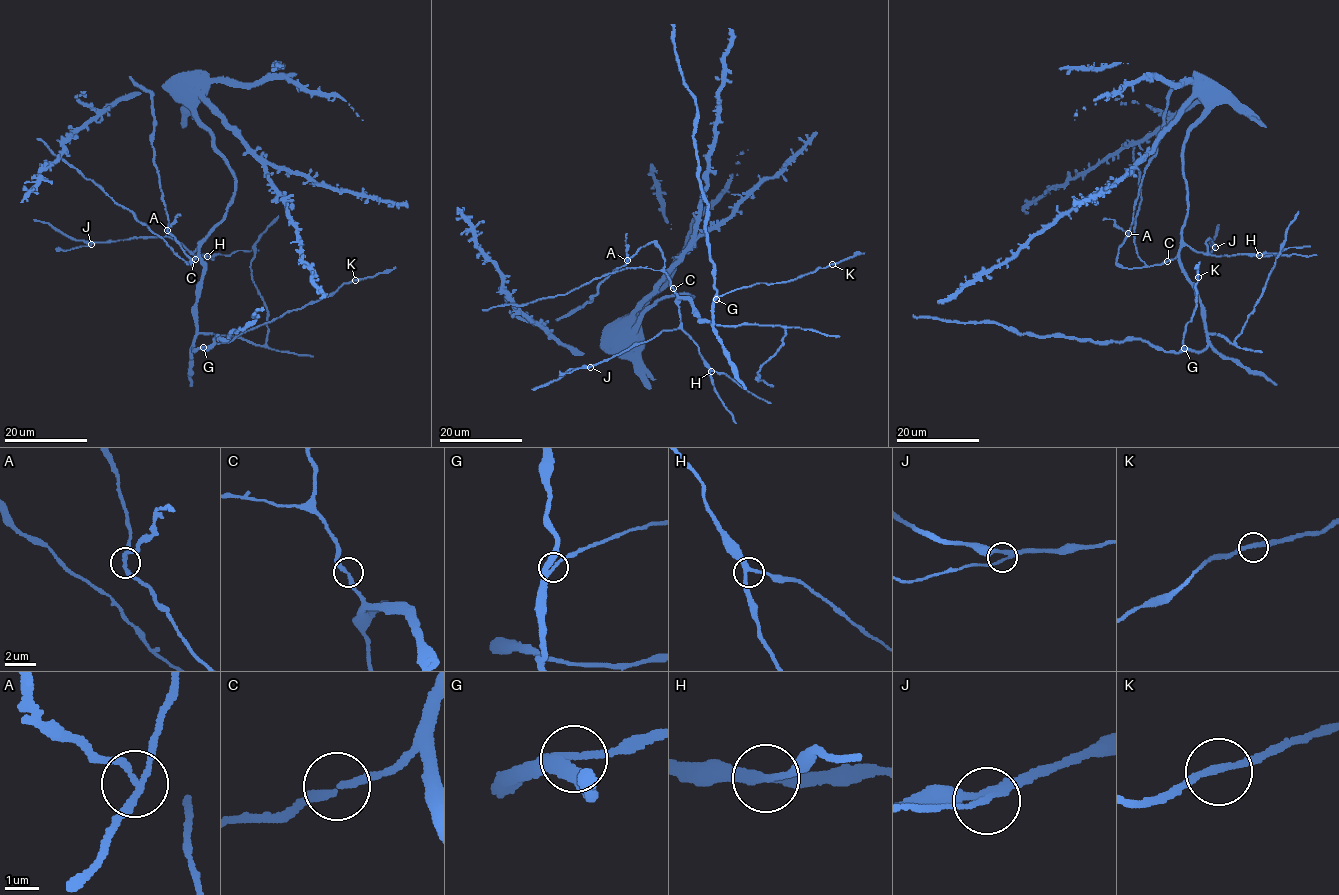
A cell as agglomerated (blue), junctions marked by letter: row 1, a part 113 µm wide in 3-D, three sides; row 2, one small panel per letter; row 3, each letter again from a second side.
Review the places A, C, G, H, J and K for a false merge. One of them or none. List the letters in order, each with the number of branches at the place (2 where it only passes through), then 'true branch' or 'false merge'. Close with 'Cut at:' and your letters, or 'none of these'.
A: branches 3; false merge
C: branches 2; true branch
G: branches 3; true branch
H: branches 3; true branch
J: branches 3; true branch
K: branches 2; true branch
Cut at: A

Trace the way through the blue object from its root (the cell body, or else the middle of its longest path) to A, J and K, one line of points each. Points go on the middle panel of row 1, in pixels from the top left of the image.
A: (616, 325), (633, 328), (664, 297), (695, 296), (678, 299), (663, 251), (654, 241), (627, 260)
J: (616, 325), (633, 328), (664, 297), (695, 296), (682, 297), (678, 304), (681, 324), (676, 329), (590, 367)
K: (616, 325), (633, 328), (656, 302), (687, 294), (695, 296), (678, 299), (714, 324), (719, 296), (832, 264)

